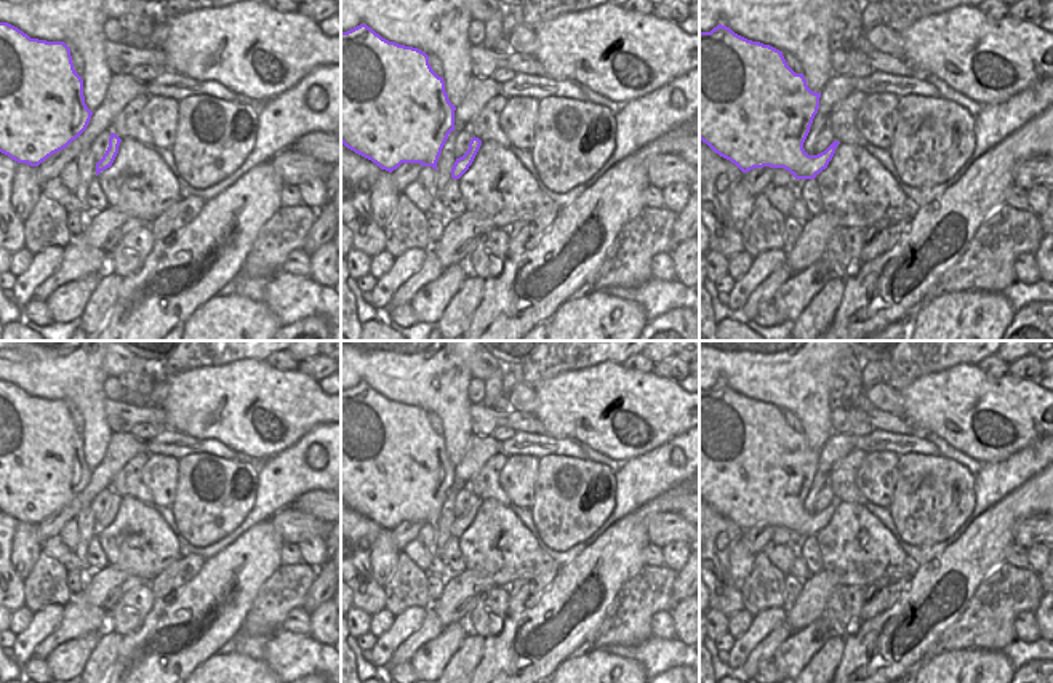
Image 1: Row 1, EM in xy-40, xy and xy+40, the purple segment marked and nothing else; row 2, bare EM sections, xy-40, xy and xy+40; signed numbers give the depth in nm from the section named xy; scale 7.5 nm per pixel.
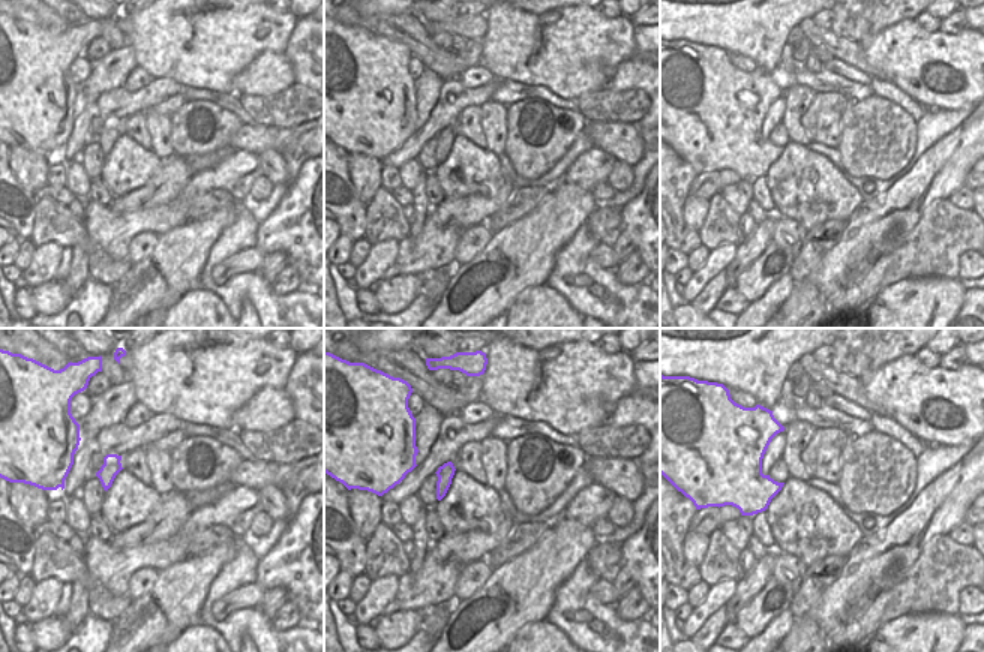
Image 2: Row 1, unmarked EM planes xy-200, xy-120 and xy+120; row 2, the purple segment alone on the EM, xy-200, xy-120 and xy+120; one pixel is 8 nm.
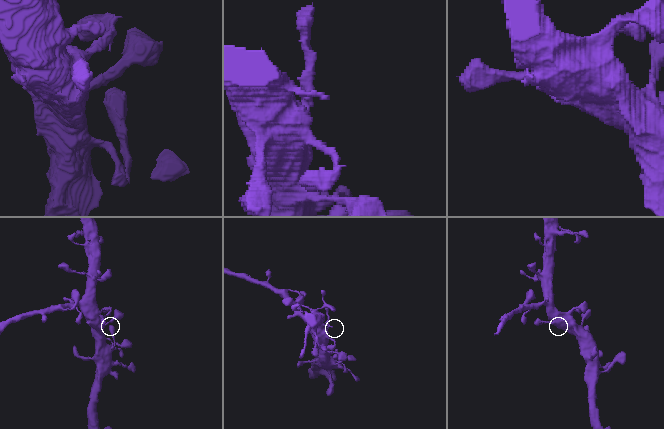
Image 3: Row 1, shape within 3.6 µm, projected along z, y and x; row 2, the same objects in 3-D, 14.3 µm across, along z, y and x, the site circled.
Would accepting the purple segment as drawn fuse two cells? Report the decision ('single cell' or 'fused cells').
single cell

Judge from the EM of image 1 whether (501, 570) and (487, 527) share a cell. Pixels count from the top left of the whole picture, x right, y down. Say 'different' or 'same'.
same

